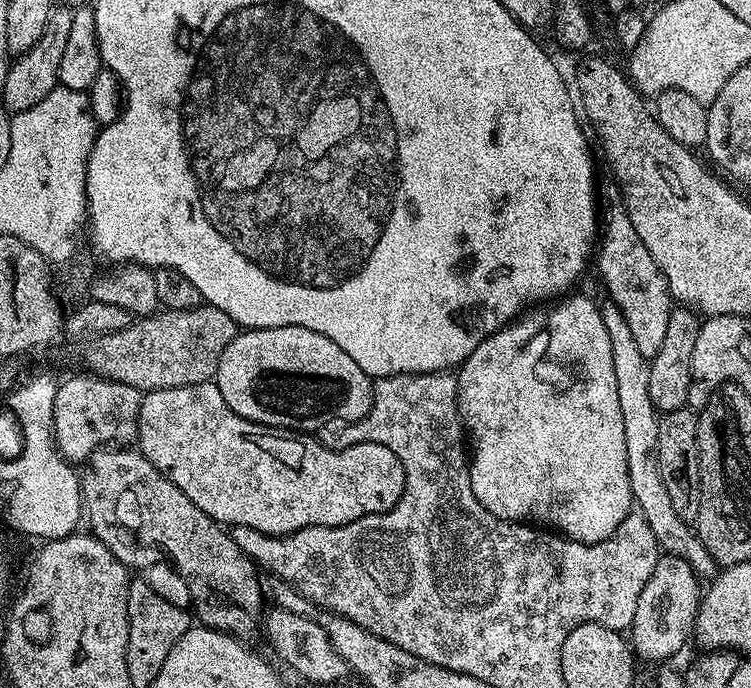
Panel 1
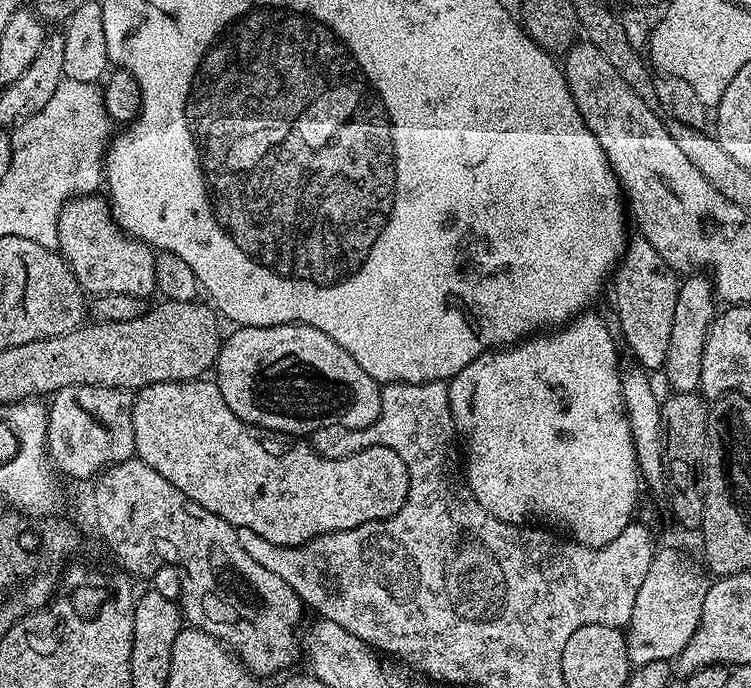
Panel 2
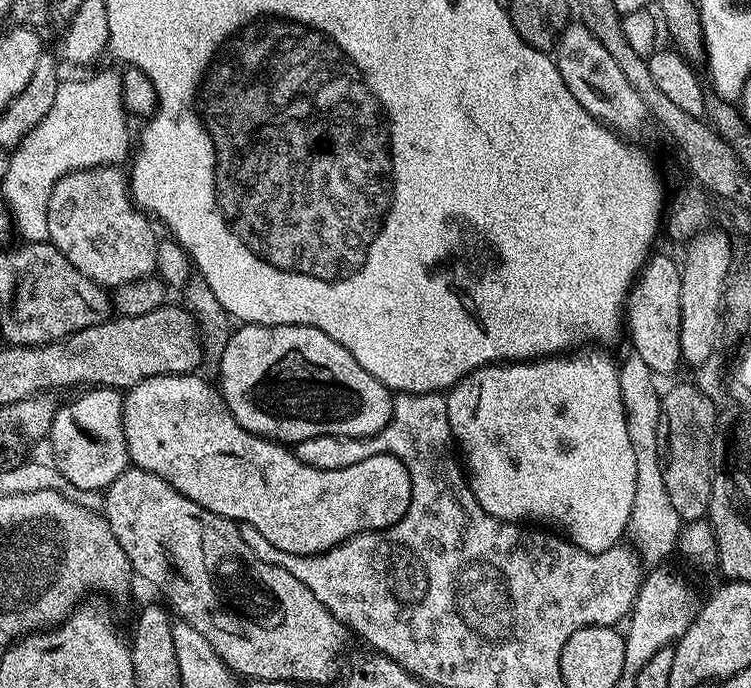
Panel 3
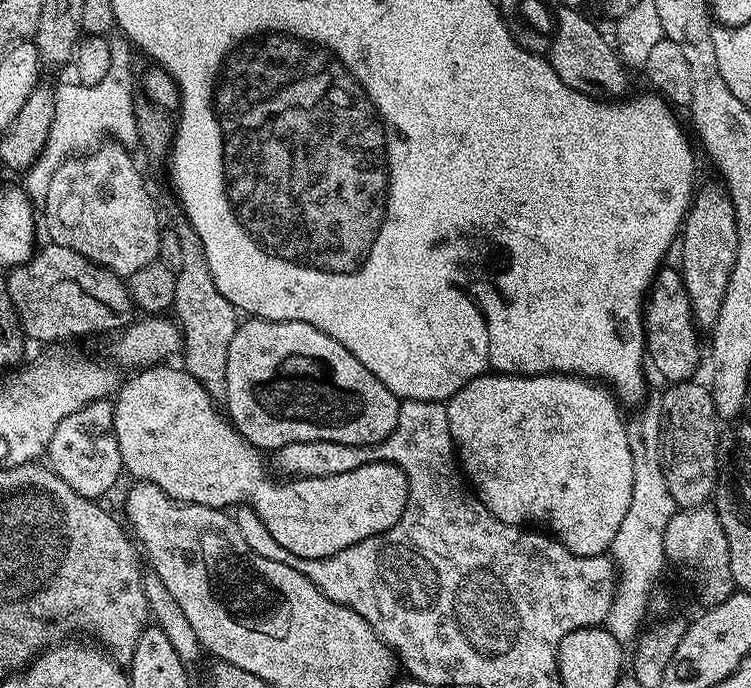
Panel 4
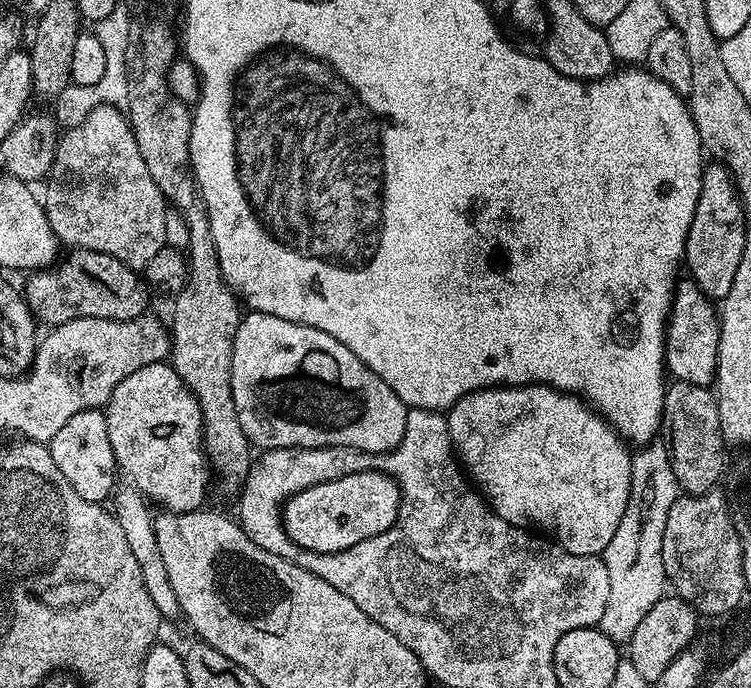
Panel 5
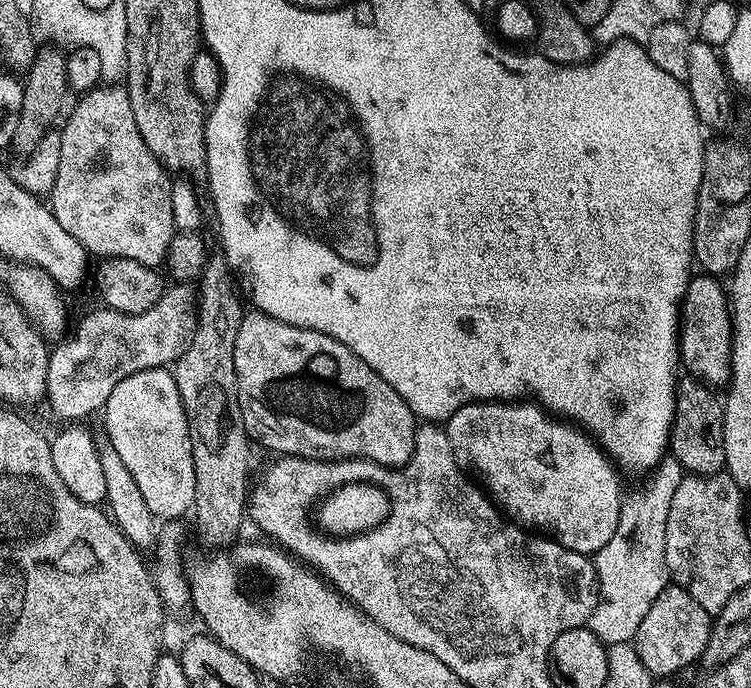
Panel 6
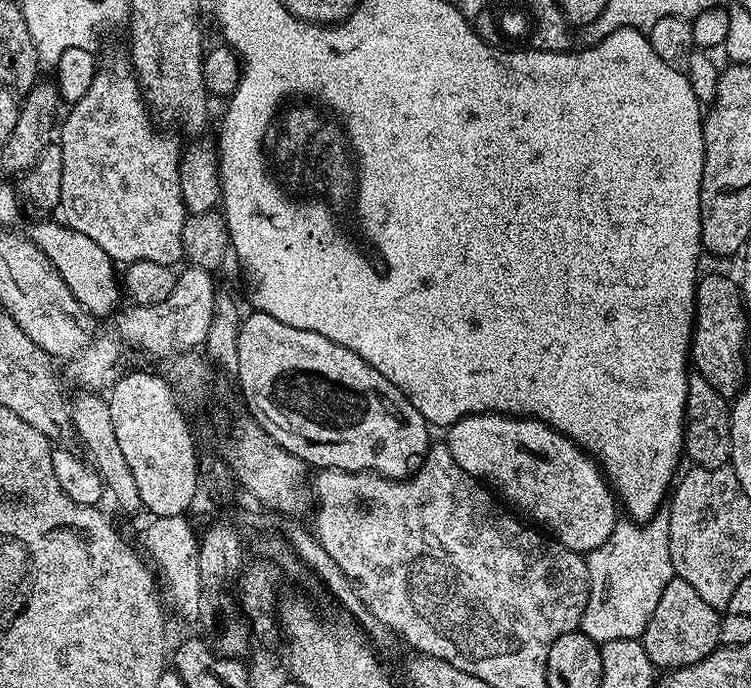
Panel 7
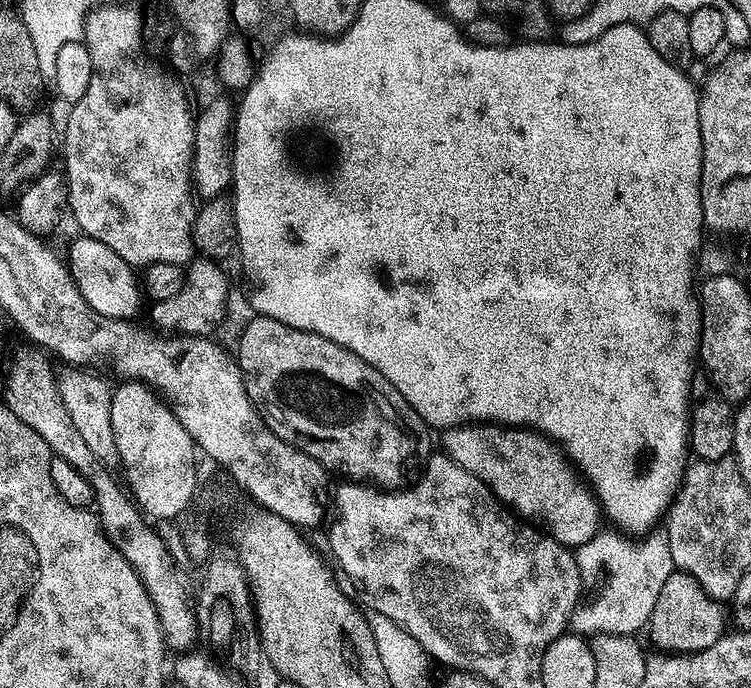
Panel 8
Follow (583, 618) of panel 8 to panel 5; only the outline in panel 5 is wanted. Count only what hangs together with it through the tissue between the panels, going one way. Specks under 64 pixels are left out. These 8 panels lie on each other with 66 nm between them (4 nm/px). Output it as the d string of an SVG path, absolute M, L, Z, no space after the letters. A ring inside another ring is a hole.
M655 440L637 449L632 455L626 514L622 514L622 522L618 522L614 538L610 538L610 546L606 546L602 554L606 575L610 577L610 599L598 627L618 646L627 645L654 602L665 595L668 581L662 564L662 538L670 508L679 496L667 445Z

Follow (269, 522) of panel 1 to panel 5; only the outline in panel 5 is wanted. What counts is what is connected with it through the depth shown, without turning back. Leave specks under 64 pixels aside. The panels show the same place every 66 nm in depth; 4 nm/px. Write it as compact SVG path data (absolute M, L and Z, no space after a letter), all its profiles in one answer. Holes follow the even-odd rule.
M171 363L147 364L122 378L103 413L119 471L133 480L129 481L141 496L170 512L195 512L203 505L210 469L204 454L202 414ZM355 472L339 476L337 480L311 484L306 490L287 497L282 505L282 515L286 534L298 547L311 552L341 552L350 550L350 546L358 546L358 542L366 542L366 538L374 538L390 530L398 518L399 509L400 487L396 485L395 478L384 472Z

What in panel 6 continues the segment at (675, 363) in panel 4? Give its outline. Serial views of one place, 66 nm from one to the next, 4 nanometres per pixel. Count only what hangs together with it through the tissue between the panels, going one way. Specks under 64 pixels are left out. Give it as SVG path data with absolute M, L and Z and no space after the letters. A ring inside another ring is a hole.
M693 275L680 308L680 364L691 379L713 390L723 389L732 376L732 309L729 293L720 284L715 276Z

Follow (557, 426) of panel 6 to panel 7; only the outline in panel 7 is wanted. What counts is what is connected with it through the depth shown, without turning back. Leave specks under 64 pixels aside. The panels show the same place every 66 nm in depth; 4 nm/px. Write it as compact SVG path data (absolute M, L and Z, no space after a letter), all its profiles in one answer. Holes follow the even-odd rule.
M474 412L458 422L447 425L446 432L446 447L450 450L454 462L458 462L458 466L466 470L466 474L491 489L505 505L513 504L517 508L515 511L525 521L543 530L562 546L586 554L601 545L606 538L610 538L610 534L615 530L618 523L617 505L603 471L583 448L579 448L570 437L563 436L550 425L526 416Z

